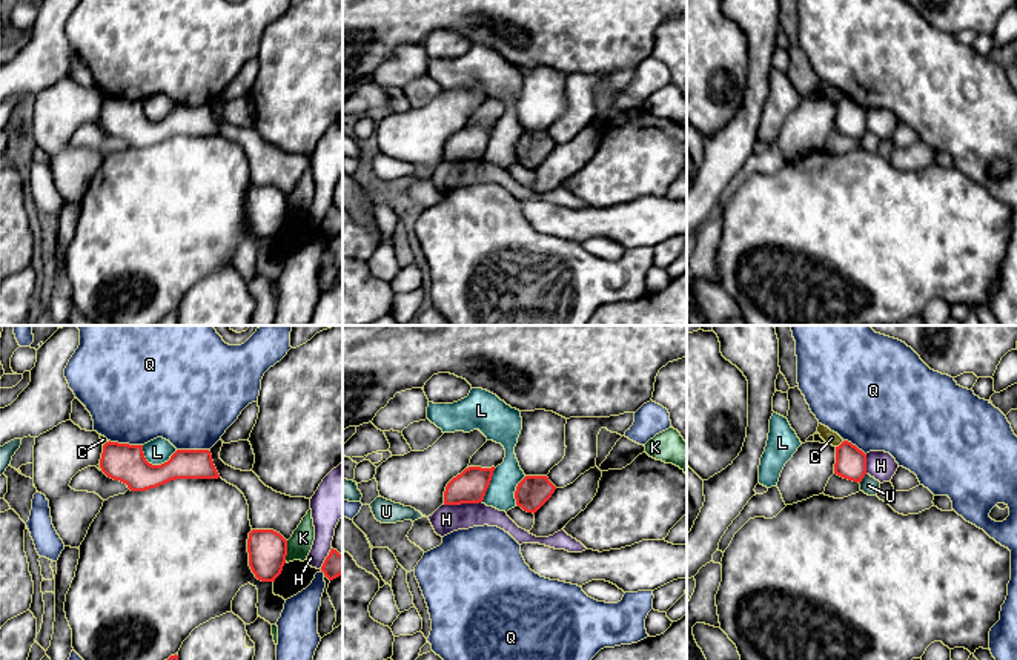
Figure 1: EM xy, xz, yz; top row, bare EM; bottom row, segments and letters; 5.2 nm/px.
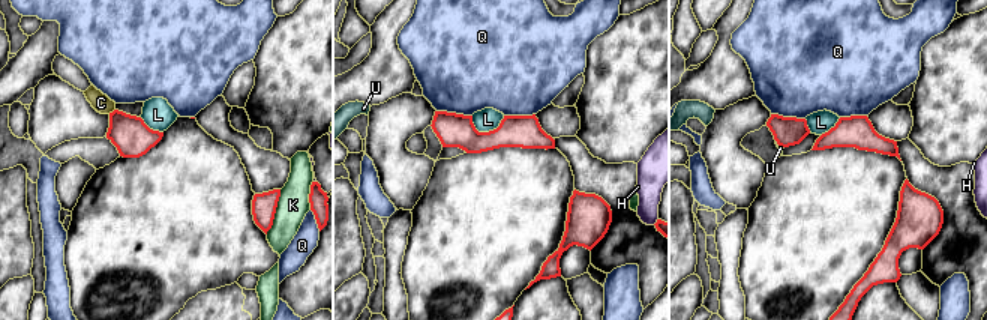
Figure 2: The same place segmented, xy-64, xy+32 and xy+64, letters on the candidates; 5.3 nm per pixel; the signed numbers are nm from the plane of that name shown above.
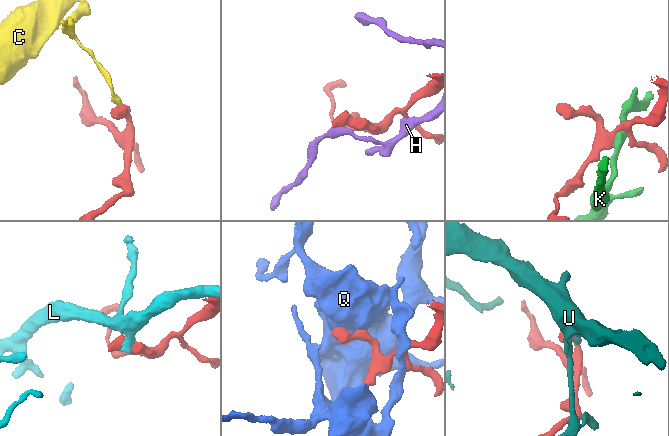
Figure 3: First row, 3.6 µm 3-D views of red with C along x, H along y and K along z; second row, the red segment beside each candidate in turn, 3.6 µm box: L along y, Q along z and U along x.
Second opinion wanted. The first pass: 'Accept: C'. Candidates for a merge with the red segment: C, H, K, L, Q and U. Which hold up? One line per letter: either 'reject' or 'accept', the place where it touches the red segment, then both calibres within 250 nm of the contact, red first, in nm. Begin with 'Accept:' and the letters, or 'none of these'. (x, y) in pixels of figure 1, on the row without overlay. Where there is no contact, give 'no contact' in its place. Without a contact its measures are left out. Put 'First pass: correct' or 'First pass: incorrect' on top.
First pass: incorrect
Accept: none of these
C: reject; contact yz (841, 100); calibres 160 and 70 nm
H: reject; contact xz (463, 158); calibres 170 and 150 nm
K: reject; contact xy (286, 207); calibres 200 and 130 nm
L: reject; contact xy (155, 122); calibres 200 and 140 nm
Q: reject; contact xy (126, 100); calibres 200 and 480 nm
U: reject; contact yz (864, 132); calibres 160 and 90 nm

